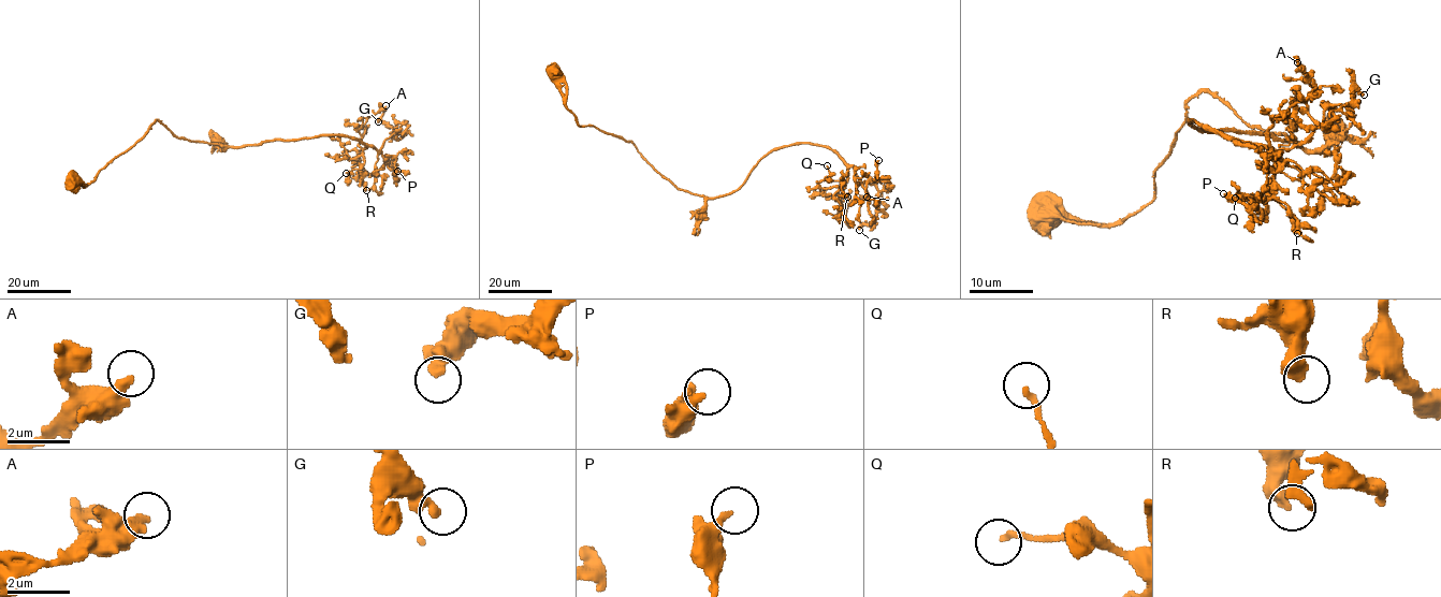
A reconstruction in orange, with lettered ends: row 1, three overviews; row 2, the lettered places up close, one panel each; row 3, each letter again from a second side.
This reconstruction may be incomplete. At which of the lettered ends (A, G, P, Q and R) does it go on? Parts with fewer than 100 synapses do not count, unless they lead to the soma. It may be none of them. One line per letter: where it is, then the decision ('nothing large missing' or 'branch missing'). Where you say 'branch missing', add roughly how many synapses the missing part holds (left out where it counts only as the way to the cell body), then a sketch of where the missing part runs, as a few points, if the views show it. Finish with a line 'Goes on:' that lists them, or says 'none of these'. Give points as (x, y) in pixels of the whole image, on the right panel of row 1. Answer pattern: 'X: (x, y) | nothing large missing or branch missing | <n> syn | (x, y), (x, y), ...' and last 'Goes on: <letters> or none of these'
A: (1297, 62) | nothing large missing
G: (1364, 95) | nothing large missing
P: (1223, 193) | nothing large missing
Q: (1235, 198) | nothing large missing
R: (1297, 233) | nothing large missing
Goes on: none of these

